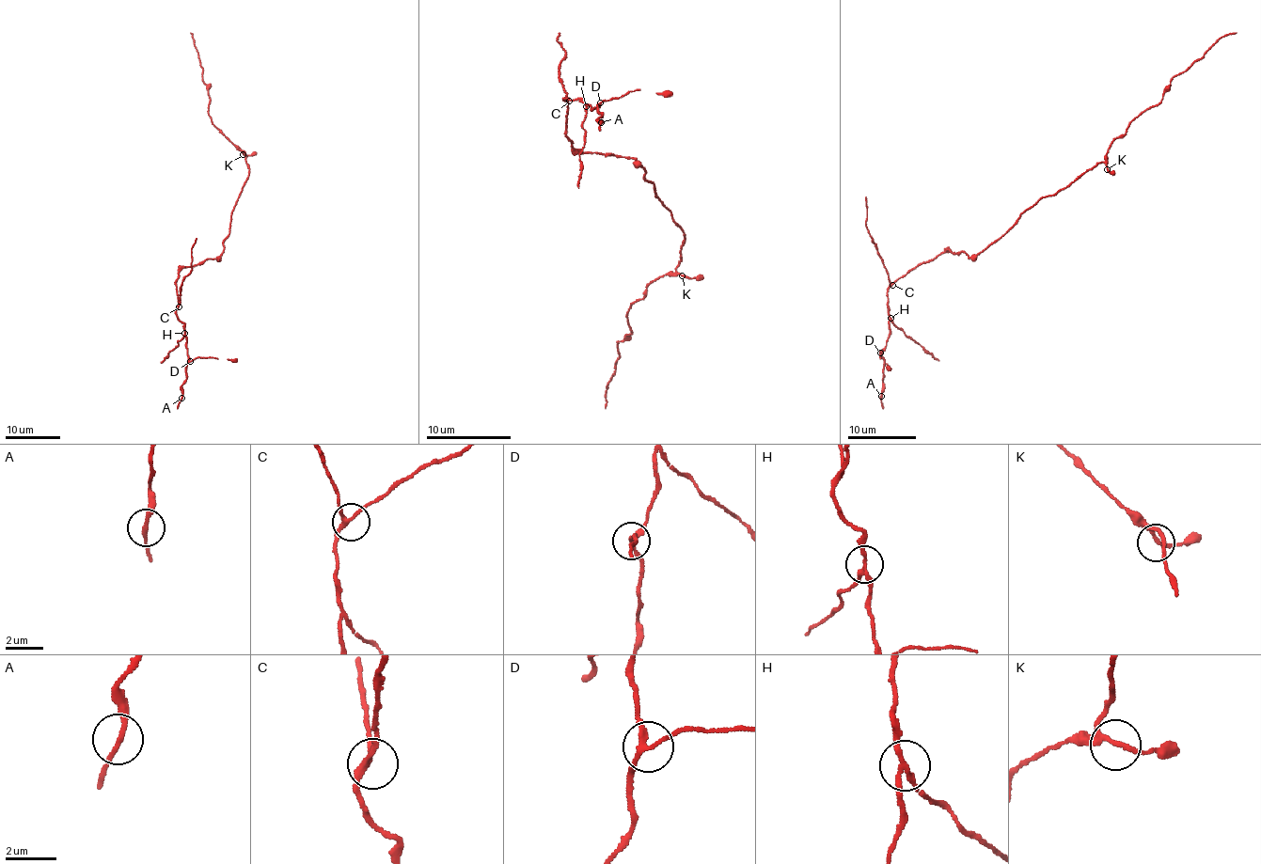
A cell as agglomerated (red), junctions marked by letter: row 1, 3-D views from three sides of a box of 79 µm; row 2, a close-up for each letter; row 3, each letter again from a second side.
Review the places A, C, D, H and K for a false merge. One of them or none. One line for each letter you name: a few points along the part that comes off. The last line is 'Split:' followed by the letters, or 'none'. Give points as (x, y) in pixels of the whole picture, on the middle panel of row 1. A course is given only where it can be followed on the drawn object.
H: (586, 106), (578, 187)
Split: H

